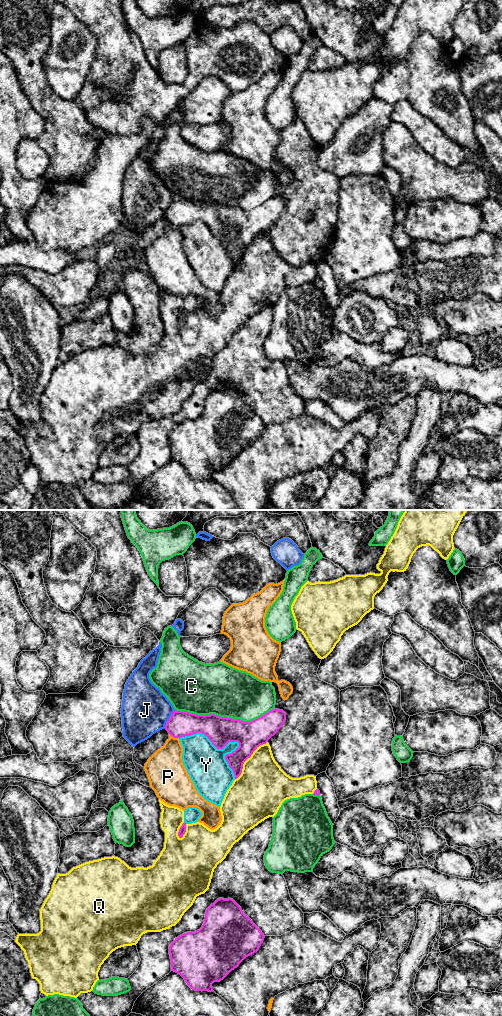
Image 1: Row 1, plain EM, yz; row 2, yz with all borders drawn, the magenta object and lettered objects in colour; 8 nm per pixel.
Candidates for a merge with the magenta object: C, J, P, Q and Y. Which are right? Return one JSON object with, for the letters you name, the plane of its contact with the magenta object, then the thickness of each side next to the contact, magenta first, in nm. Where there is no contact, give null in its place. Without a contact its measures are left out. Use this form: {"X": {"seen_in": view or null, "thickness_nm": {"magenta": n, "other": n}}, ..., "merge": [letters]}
{"merge": []}

